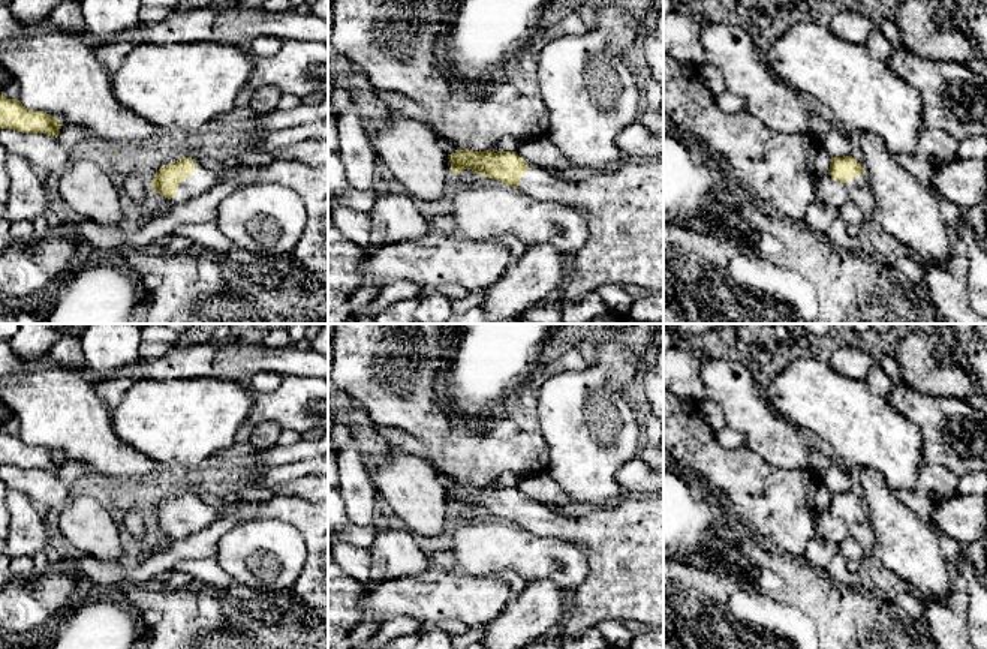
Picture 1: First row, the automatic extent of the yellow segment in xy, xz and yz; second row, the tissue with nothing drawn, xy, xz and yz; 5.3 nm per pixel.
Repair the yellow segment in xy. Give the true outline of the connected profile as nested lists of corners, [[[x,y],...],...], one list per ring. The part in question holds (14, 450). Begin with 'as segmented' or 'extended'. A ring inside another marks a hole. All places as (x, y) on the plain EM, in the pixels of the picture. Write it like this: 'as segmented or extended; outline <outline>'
as segmented; outline [[[0,430],[0,465],[13,465],[22,469],[46,469],[57,474],[61,459],[43,447],[28,445],[19,436]]]

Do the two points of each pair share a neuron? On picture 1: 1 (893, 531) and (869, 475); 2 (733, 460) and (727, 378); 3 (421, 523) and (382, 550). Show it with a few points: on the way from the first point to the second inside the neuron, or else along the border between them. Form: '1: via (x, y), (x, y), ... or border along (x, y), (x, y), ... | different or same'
1: via (888, 517), (875, 489) | same
2: border along (745, 445), (775, 466) | different
3: border along (403, 528), (414, 537) | different

